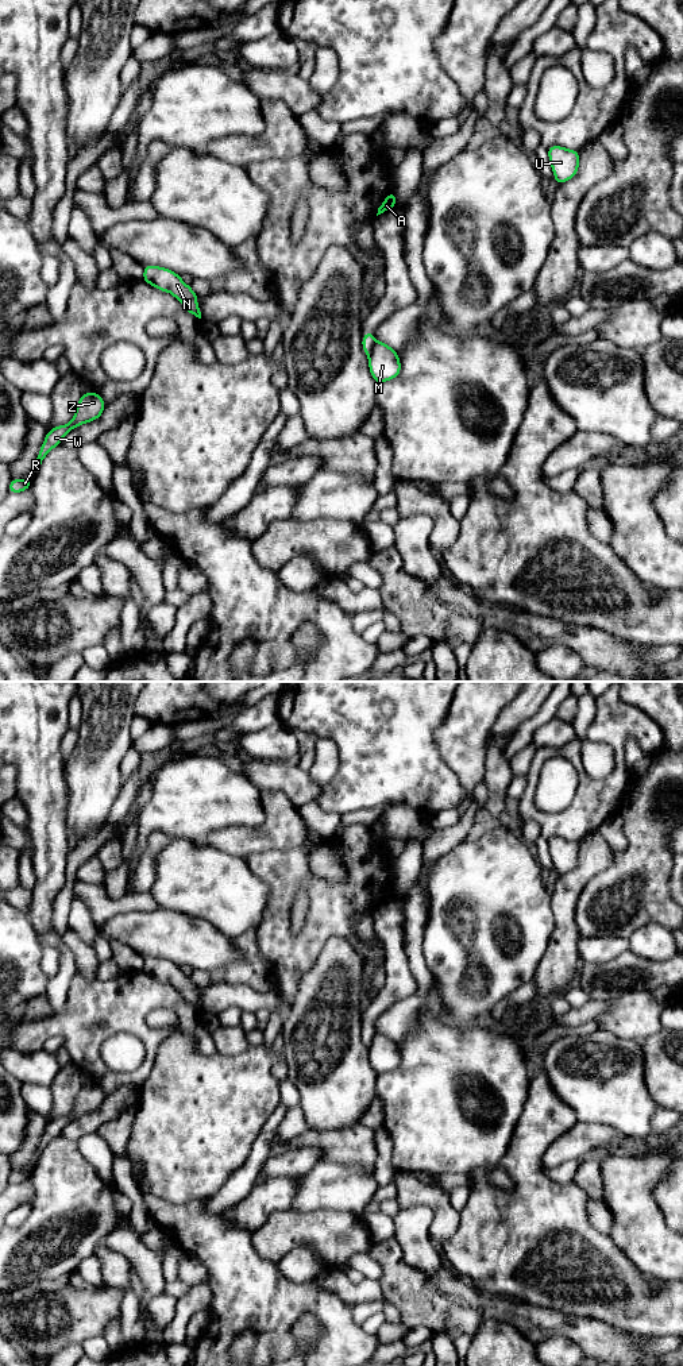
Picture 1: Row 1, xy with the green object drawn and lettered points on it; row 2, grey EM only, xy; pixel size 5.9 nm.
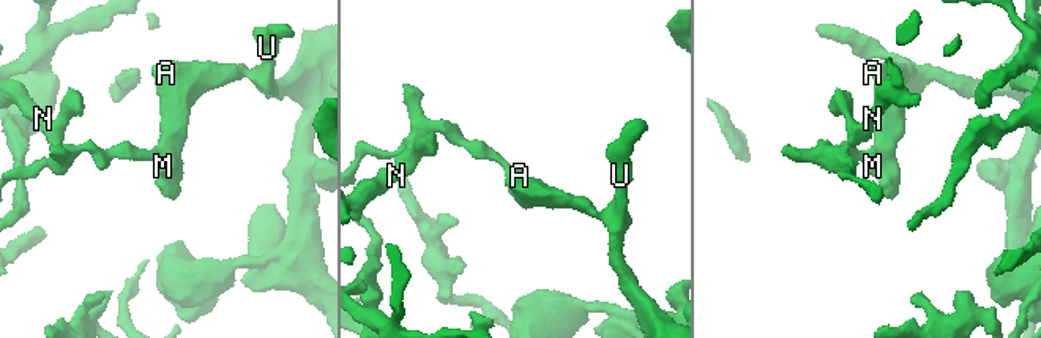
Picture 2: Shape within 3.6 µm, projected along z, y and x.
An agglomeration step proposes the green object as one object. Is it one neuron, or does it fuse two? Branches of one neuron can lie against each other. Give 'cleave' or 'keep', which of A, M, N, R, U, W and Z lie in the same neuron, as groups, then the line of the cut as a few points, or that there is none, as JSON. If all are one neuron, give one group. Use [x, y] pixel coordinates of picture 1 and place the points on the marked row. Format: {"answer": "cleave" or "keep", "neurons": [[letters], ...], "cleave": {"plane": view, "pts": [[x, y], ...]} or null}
{"answer": "cleave", "neurons": [["A", "M", "U"], ["N", "R", "W", "Z"]], "cleave": {"plane": "xy", "pts": [[375, 340], [369, 355]]}}

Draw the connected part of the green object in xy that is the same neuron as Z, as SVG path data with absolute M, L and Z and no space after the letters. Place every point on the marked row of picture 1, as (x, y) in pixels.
M94 391L81 394L73 420L66 425L53 428L46 433L46 439L40 447L36 458L36 466L39 467L46 455L58 444L61 444L63 436L78 425L97 420L105 408L104 400Z

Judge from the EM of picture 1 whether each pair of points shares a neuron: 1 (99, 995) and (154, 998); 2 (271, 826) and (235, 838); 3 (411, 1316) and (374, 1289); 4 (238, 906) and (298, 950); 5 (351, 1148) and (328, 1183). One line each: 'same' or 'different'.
1: same
2: same
3: different
4: different
5: different

